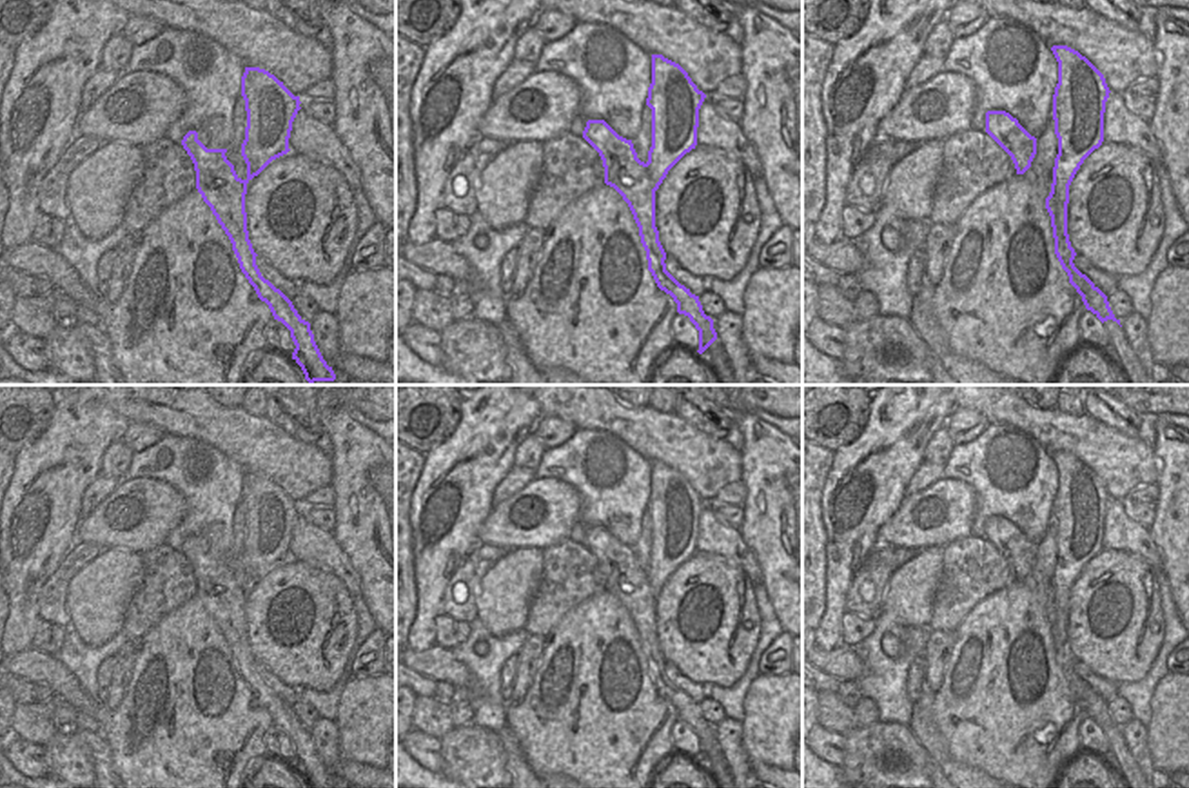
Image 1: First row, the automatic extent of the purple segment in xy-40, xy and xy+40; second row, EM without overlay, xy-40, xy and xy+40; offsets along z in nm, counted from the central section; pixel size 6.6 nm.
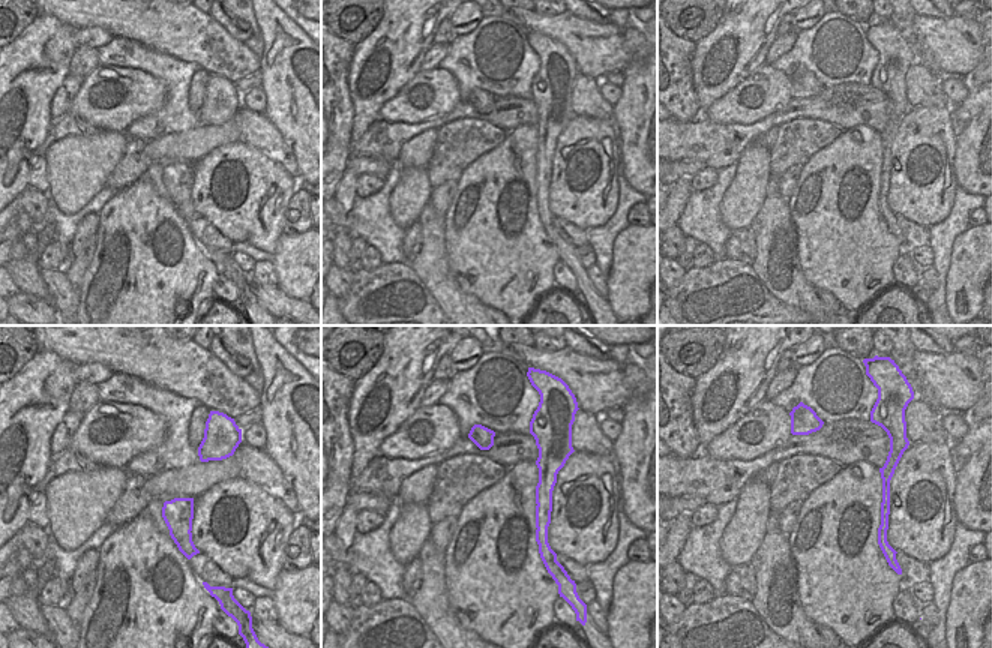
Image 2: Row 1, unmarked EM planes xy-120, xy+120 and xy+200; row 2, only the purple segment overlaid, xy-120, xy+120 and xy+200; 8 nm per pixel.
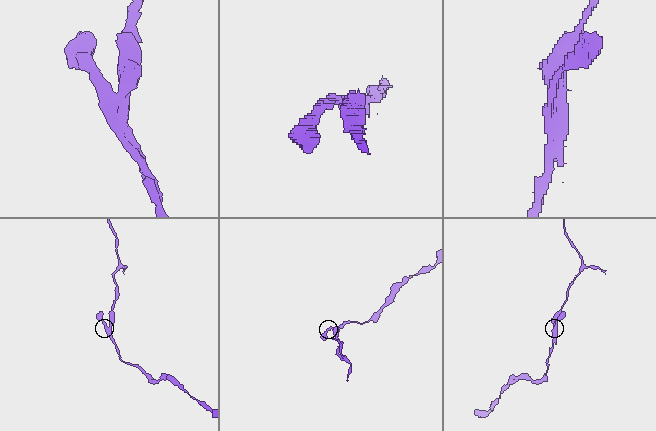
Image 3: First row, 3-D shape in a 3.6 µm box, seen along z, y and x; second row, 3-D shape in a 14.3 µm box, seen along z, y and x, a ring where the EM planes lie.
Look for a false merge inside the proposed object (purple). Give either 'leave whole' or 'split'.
split

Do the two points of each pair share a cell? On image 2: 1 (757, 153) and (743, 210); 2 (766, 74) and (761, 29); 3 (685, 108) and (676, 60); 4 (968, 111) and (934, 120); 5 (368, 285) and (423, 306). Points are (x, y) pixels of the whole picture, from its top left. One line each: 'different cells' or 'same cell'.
1: same cell
2: different cells
3: same cell
4: different cells
5: same cell

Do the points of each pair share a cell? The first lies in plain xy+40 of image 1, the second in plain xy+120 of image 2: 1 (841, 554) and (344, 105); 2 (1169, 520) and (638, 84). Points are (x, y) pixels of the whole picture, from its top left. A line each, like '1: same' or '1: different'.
1: different
2: same

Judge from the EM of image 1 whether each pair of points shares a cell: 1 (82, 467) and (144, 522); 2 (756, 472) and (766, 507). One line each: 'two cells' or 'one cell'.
1: two cells
2: one cell

